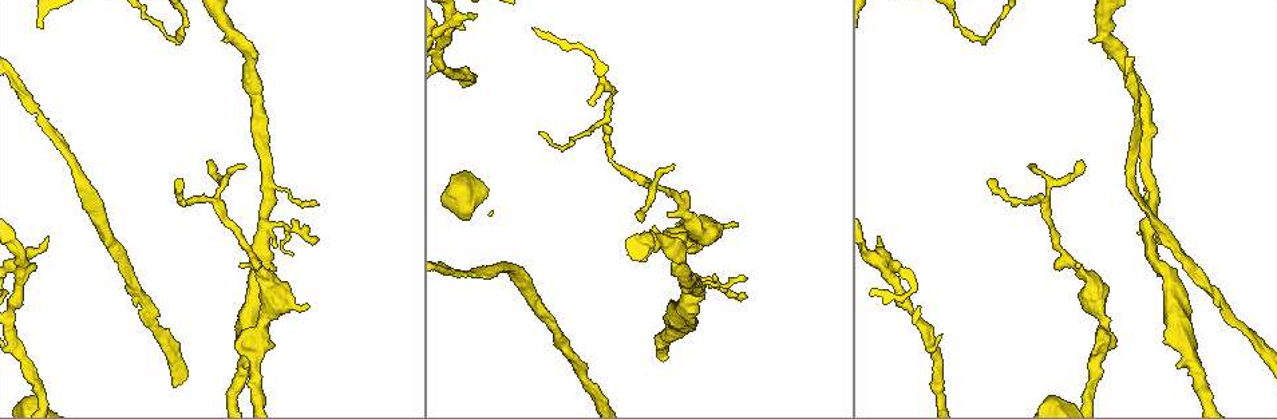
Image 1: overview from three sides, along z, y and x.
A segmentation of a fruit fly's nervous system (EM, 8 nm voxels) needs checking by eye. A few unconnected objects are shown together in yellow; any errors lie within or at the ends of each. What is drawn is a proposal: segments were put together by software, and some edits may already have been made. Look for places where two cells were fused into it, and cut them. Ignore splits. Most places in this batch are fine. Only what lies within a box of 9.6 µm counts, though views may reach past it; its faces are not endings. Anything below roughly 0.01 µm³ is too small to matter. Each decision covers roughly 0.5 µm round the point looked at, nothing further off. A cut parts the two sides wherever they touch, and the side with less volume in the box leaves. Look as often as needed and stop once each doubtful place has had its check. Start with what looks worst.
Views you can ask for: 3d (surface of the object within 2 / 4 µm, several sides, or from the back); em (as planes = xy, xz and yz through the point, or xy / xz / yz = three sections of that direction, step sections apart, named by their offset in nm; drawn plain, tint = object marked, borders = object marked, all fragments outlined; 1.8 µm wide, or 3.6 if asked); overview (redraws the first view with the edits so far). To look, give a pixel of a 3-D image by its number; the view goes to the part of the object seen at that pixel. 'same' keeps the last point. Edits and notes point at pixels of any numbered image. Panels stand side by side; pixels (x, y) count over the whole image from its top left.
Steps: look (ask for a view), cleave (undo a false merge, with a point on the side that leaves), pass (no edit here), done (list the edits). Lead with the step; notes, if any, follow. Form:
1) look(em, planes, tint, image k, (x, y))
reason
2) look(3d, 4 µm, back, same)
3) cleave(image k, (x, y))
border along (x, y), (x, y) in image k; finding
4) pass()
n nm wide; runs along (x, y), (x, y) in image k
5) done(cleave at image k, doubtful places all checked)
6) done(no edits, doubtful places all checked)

look(em, 3.6 µm, xz, step 16, tint, image 1, (1151, 248))
calibre changes

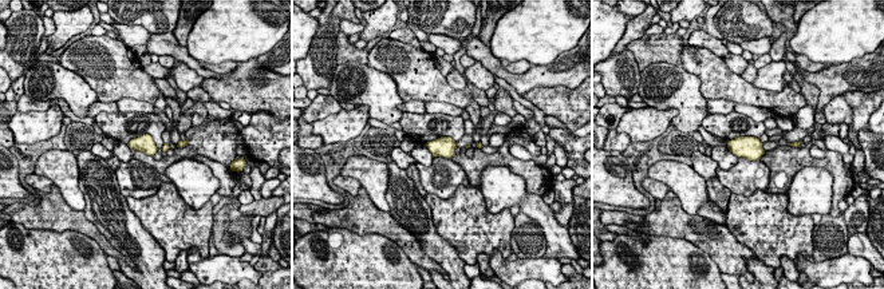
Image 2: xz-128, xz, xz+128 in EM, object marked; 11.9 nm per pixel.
look(em, 3.6 µm, planes, tint, same)
cut it another way

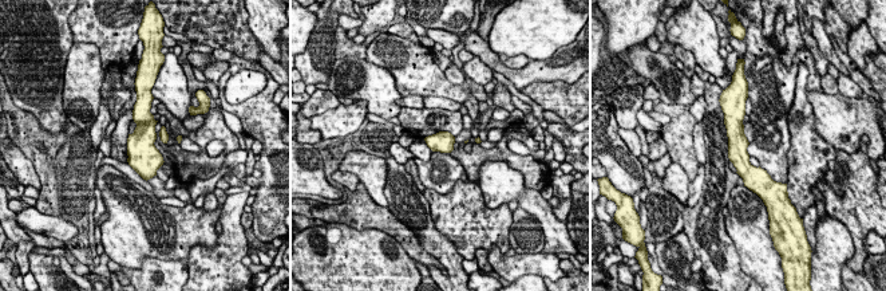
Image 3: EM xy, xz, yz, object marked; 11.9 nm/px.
pass()
continuous, no second cell

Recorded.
look(em, yz, step 4, borders, image 1, (452, 15))
thick turns thin

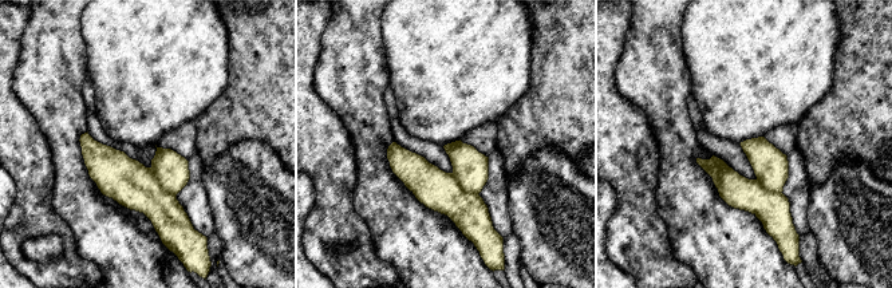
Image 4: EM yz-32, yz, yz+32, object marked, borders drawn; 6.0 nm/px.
cleave(image 4, (127, 181))
the part that leaves runs along (83, 138), (166, 213), (185, 219) in image 4; a second cell is stuck on

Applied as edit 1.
look(overview)

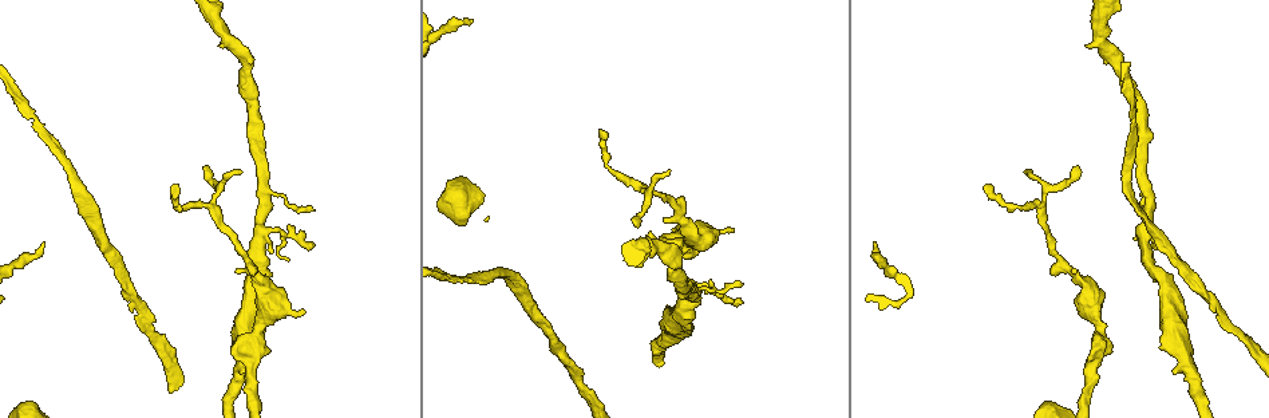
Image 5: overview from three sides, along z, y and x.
look(em, planes, plain, image 5, (717, 294))
abrupt turn

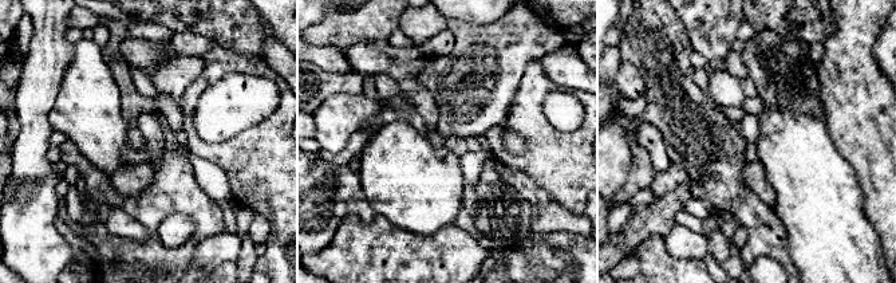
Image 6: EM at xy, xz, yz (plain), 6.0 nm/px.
look(em, planes, borders, same)

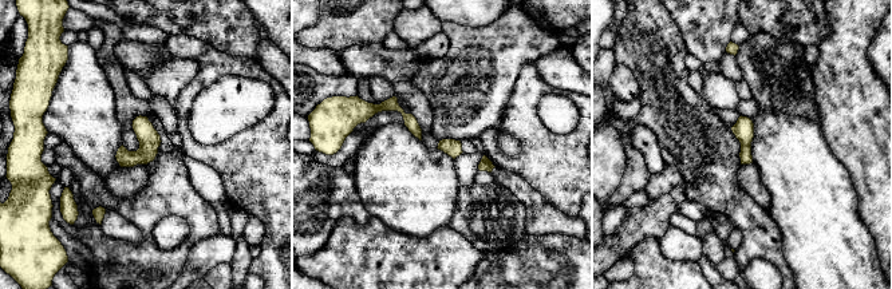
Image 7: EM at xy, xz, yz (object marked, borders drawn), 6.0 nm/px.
pass()
continuous, no second cell

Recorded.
done(cleave at image 4, doubtful places all checked)

